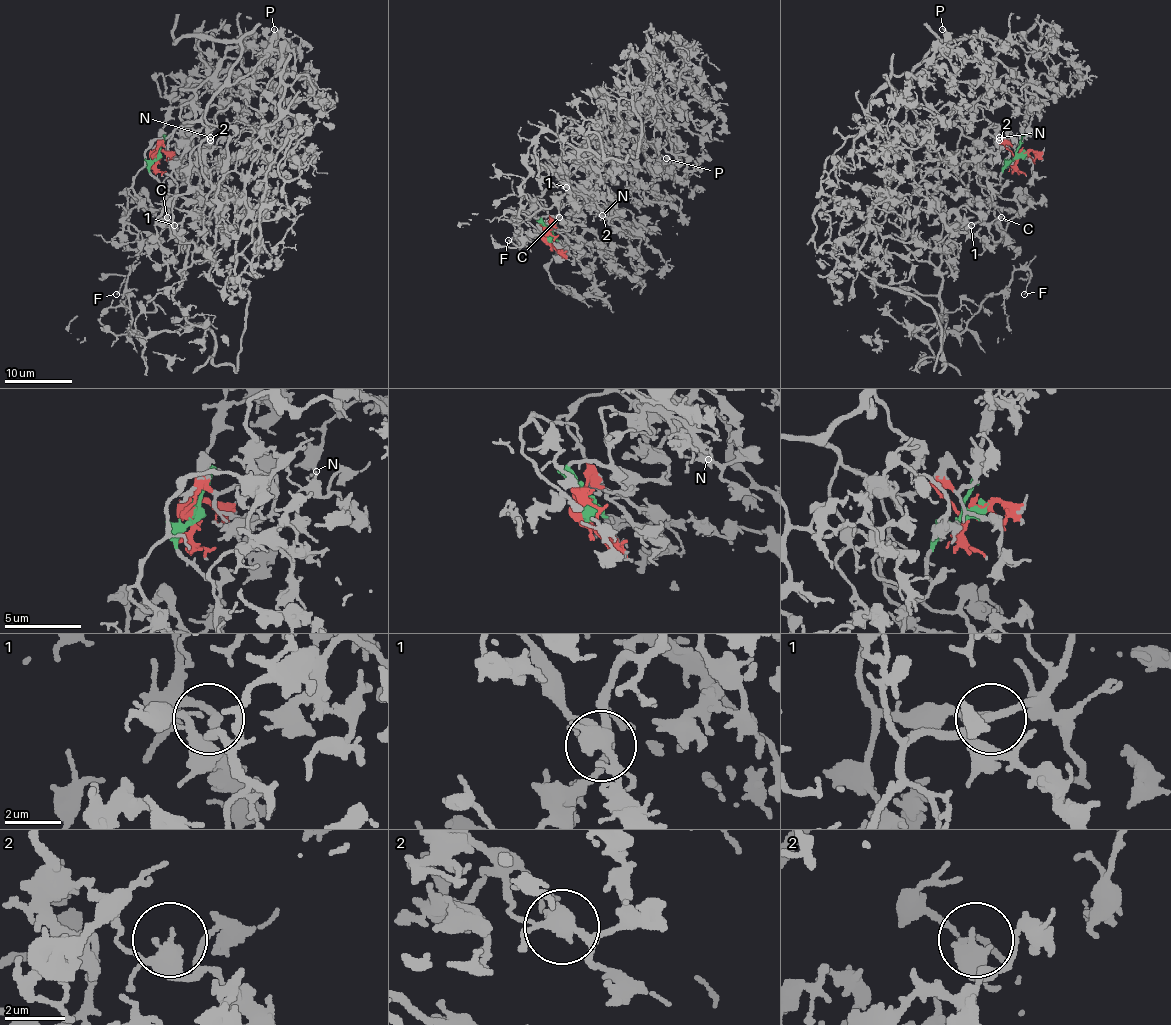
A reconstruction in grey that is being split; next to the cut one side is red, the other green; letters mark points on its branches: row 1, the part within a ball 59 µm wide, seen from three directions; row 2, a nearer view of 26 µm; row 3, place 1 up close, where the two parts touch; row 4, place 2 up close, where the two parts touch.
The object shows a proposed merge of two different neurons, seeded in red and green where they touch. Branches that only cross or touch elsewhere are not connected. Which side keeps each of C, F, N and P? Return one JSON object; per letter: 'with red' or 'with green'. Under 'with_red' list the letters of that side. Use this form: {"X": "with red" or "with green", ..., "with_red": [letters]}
{"C": "with green", "F": "with green", "N": "with red", "P": "with red", "with_red": ["N", "P"]}

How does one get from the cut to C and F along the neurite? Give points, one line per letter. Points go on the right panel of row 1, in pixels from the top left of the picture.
C: (1021, 155), (1003, 171), (999, 191), (989, 203), (989, 213), (984, 221), (991, 223), (1001, 216)
F: (1021, 155), (989, 211), (954, 228), (940, 321), (915, 333), (960, 333), (1018, 269), (1030, 272), (1023, 294)

